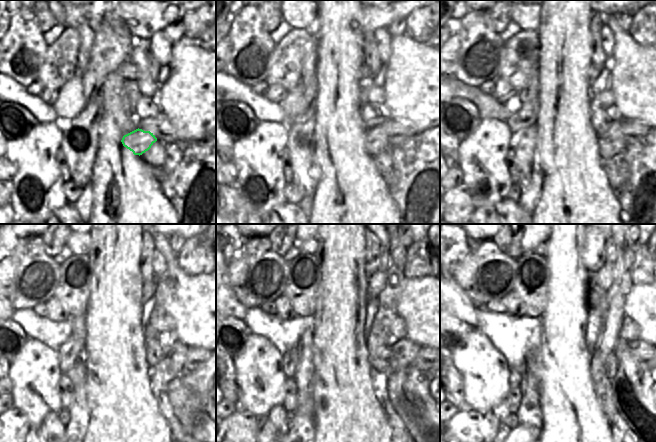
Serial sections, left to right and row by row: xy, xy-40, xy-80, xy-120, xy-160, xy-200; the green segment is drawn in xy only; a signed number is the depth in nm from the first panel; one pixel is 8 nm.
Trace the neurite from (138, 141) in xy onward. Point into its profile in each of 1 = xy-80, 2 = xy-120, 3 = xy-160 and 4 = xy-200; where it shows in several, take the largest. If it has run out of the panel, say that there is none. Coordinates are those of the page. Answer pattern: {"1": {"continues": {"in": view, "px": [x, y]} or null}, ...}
{"1": {"continues": {"in": "xy-80", "px": [612, 142]}}, "2": {"continues": {"in": "xy-120", "px": [170, 367]}}, "3": {"continues": {"in": "xy-160", "px": [403, 352]}}, "4": {"continues": {"in": "xy-200", "px": [639, 349]}}}

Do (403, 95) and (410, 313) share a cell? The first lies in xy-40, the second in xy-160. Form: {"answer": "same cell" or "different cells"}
{"answer": "same cell"}

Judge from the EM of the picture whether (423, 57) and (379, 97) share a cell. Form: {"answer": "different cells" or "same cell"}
{"answer": "different cells"}

